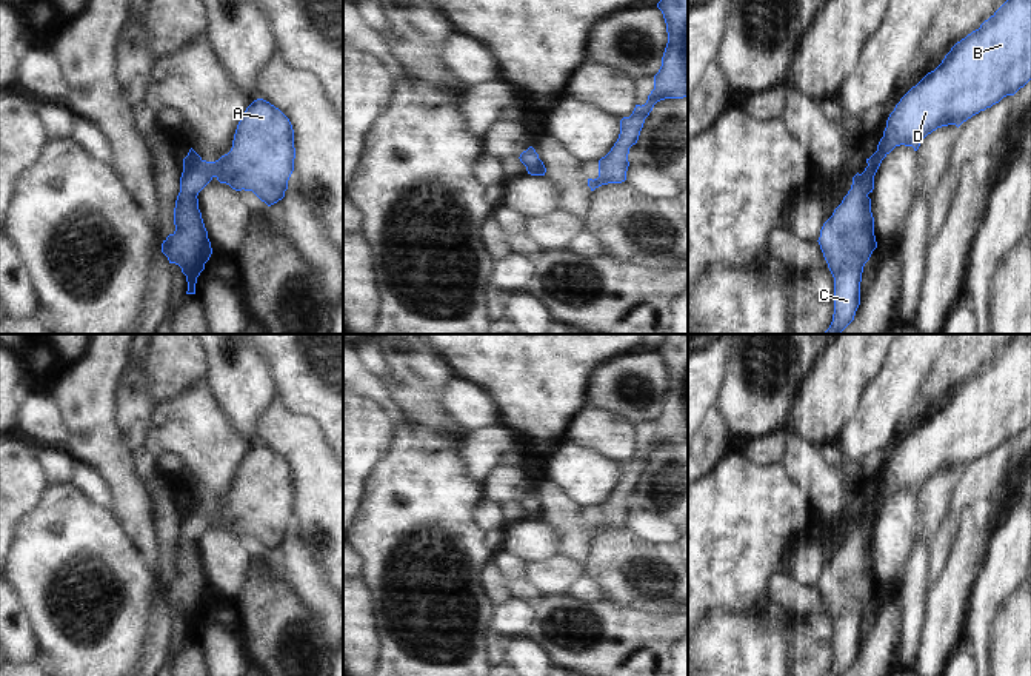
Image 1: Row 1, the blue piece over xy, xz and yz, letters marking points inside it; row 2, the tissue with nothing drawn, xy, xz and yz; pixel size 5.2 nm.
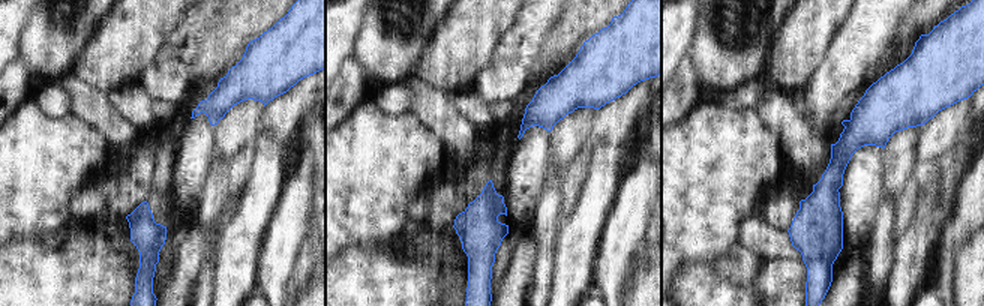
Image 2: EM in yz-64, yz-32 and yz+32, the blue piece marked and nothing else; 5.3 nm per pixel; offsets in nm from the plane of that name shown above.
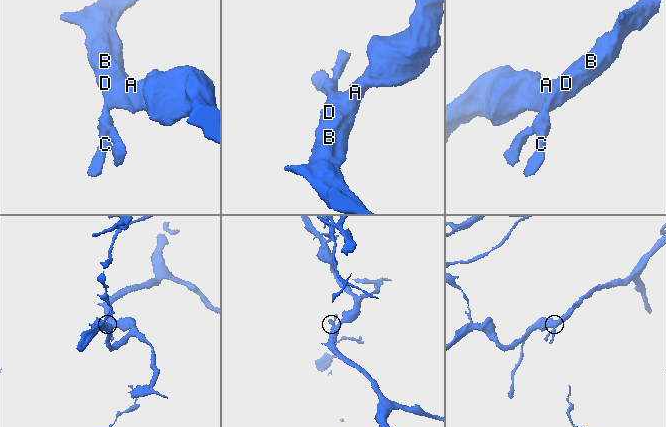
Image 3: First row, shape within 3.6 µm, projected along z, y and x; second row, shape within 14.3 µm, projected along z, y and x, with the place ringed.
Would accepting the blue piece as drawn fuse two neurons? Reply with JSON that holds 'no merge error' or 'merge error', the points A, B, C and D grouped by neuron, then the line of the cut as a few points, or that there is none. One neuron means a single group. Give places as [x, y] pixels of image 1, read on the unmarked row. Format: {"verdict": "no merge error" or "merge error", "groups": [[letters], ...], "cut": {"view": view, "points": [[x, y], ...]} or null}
{"verdict": "no merge error", "groups": [["A", "B", "C", "D"]], "cut": null}

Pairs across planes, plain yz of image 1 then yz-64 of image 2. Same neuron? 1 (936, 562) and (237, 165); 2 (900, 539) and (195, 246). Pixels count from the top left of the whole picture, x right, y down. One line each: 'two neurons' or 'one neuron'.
1: one neuron
2: two neurons

